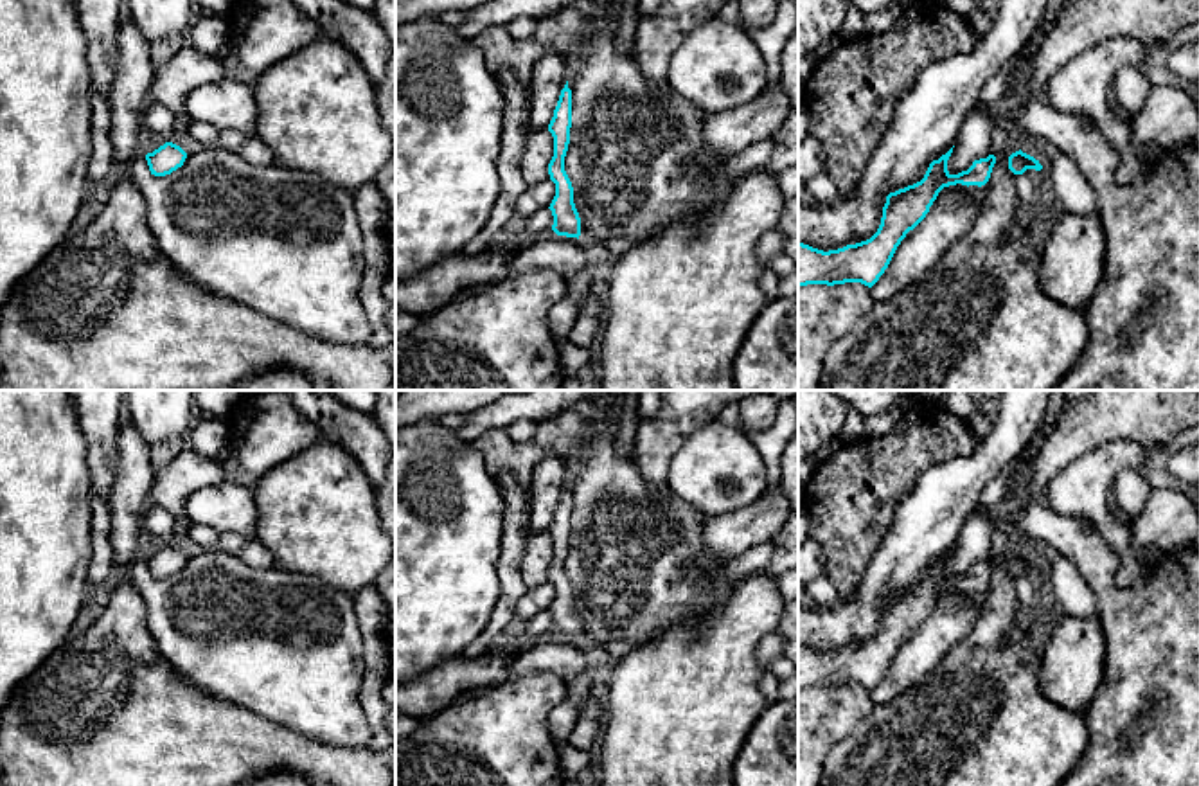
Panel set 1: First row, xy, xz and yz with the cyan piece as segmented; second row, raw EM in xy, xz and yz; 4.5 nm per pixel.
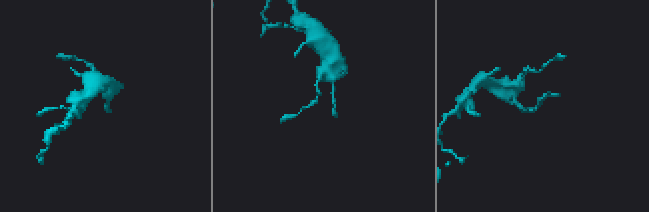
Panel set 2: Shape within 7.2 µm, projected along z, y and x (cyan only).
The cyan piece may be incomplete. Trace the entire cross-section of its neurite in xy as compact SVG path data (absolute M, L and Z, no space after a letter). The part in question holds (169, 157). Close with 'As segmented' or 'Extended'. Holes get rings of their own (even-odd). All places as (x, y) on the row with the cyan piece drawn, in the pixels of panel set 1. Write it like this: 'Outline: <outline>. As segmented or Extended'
Outline: M165 142L153 153L146 155L149 171L155 176L171 174L173 171L183 165L185 158L187 158L187 153L173 142Z. As segmented

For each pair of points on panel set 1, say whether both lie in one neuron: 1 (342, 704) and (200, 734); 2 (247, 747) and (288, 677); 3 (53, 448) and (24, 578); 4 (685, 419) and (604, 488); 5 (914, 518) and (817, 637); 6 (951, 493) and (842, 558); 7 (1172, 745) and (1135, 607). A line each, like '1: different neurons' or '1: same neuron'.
1: different neurons
2: different neurons
3: same neuron
4: different neurons
5: same neuron
6: different neurons
7: same neuron

